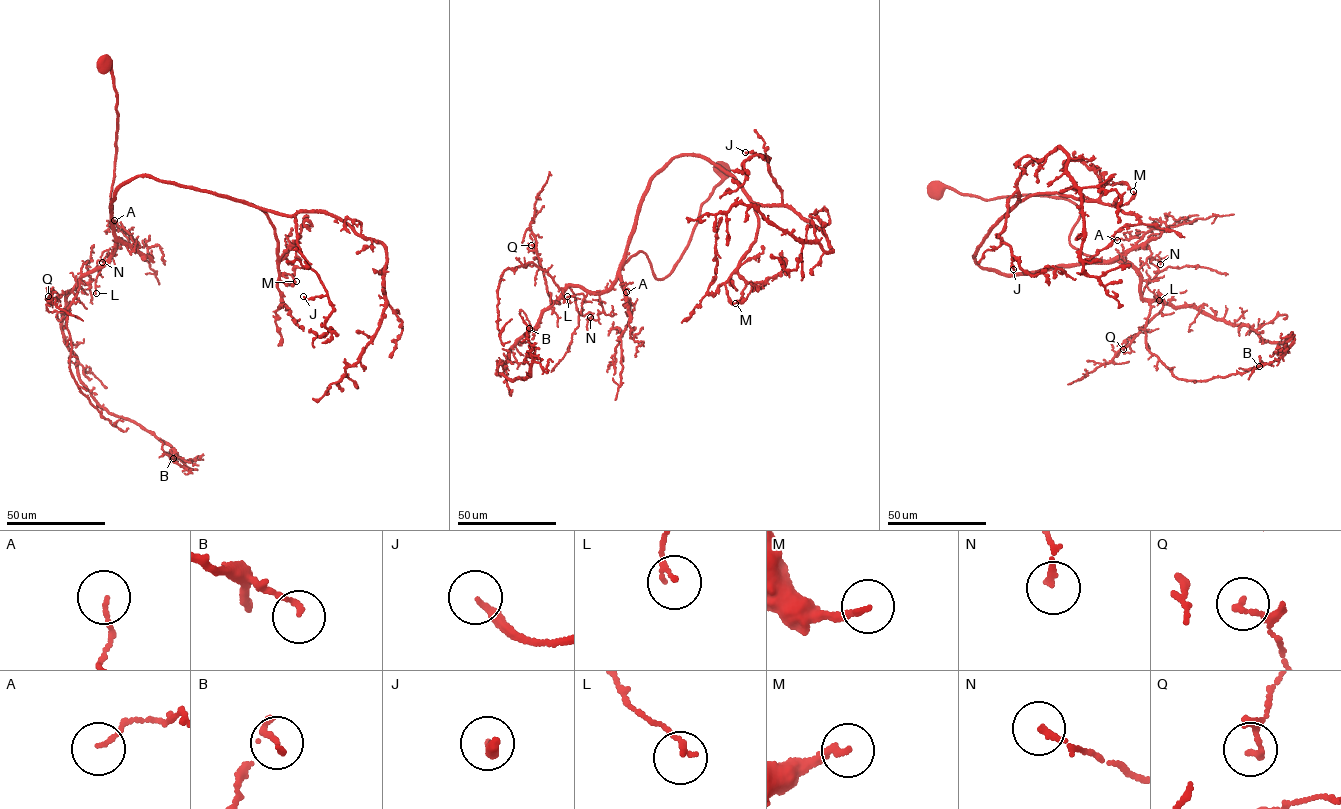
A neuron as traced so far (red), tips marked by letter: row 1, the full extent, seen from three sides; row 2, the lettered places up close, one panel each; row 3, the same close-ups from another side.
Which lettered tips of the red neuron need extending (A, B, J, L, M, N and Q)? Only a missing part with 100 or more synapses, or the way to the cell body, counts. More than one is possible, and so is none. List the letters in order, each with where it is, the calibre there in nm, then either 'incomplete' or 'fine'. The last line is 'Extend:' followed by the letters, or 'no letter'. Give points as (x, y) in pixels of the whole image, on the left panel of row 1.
A: at (114, 220); 100 nm thick; fine
B: at (173, 458); 110 nm thick; fine
J: at (303, 296); 260 nm thick; fine
L: at (96, 293); 140 nm thick; fine
M: at (296, 281); 200 nm thick; fine
N: at (102, 262); 140 nm thick; fine
Q: at (48, 296); 150 nm thick; fine
Extend: no letter

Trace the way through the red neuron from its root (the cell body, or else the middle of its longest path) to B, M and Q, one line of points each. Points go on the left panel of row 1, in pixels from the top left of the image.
B: (104, 64), (118, 98), (117, 242), (71, 289), (62, 325), (97, 403), (163, 440), (184, 467), (173, 458)
M: (104, 64), (118, 98), (113, 228), (110, 202), (129, 179), (206, 190), (262, 211), (279, 279), (296, 281)
Q: (104, 64), (118, 98), (111, 195), (117, 242), (73, 290), (52, 289), (48, 296)

